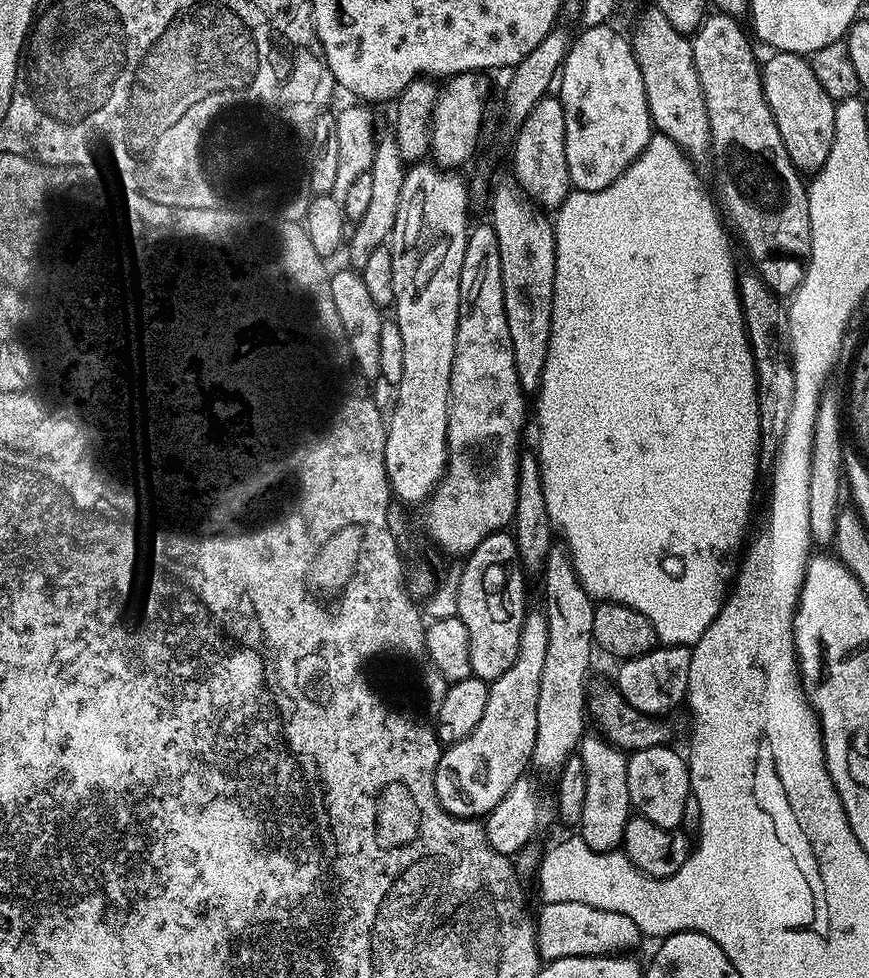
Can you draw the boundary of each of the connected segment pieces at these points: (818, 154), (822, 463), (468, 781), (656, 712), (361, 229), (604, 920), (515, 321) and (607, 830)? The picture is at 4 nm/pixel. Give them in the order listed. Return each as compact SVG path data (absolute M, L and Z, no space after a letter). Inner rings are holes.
M773 51L768 61L763 61L760 81L774 114L778 134L782 134L782 146L790 154L790 162L801 174L814 174L830 158L830 146L834 146L834 110L837 101L822 90L822 82L814 75L811 59L796 52Z
M825 390L818 402L818 416L814 422L814 446L810 458L810 534L817 545L831 545L836 529L836 518L842 507L842 481L844 477L844 432L840 429L840 396Z
M525 611L522 622L522 634L518 638L518 658L514 666L502 674L502 678L491 681L486 698L486 714L482 722L466 738L456 744L449 744L441 751L440 761L436 767L436 797L451 816L461 816L464 820L487 817L488 813L506 798L510 786L514 786L529 771L534 734L538 730L538 686L542 686L542 665L546 662L546 642L550 642L548 619L543 611Z
M670 644L651 648L646 654L638 658L630 658L619 665L616 672L614 687L620 696L634 710L644 716L667 717L667 712L672 712L676 707L685 703L690 682L691 647L683 644Z
M381 135L376 140L376 149L374 150L374 162L372 163L372 200L366 209L366 214L362 214L360 220L355 221L353 230L350 232L350 239L346 244L346 253L352 261L351 267L356 270L364 270L371 262L371 254L378 247L389 243L394 222L398 218L398 202L402 202L402 182L406 165L402 154L398 148L398 142L395 135Z
M554 902L541 907L540 917L535 917L536 945L541 961L551 962L579 956L610 956L624 954L642 940L642 934L626 914L614 910L594 910L582 902Z
M519 186L512 188L493 187L490 192L492 217L490 223L494 234L498 234L498 254L502 266L502 290L506 302L506 326L510 326L510 340L514 342L514 362L518 366L518 378L525 393L532 394L542 382L542 370L546 366L546 354L550 346L550 326L554 306L554 274L556 273L556 230L535 200L524 195Z
M586 734L578 745L578 754L586 770L586 798L582 805L578 835L592 850L612 852L623 845L624 831L634 812L630 802L630 786L626 786L628 756L603 735L595 735Z

